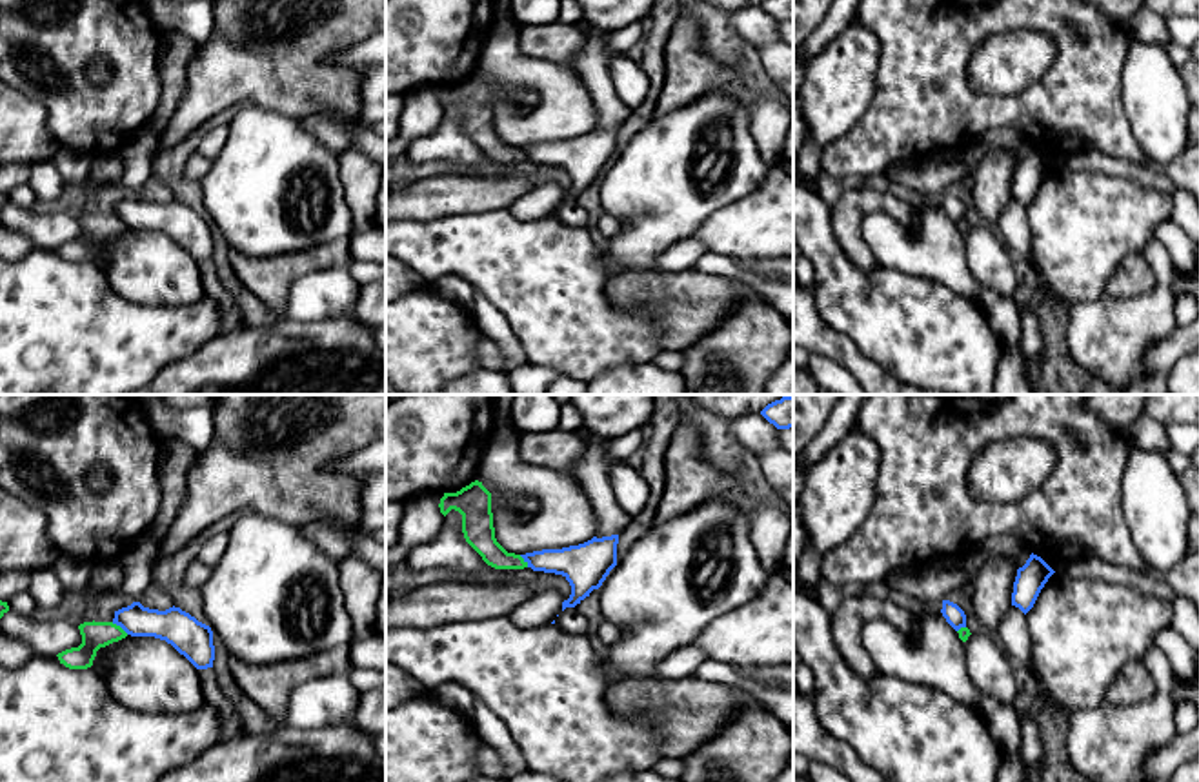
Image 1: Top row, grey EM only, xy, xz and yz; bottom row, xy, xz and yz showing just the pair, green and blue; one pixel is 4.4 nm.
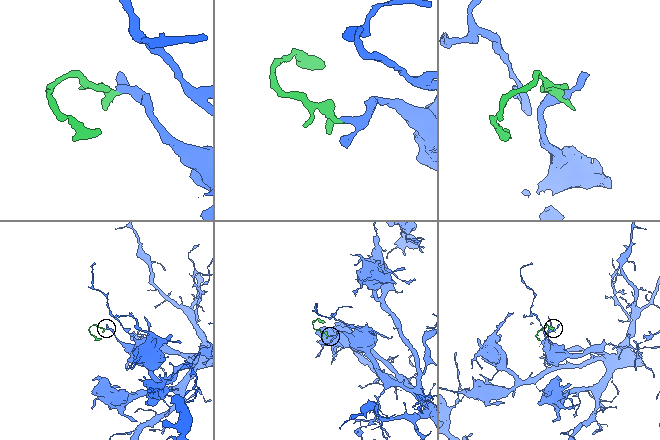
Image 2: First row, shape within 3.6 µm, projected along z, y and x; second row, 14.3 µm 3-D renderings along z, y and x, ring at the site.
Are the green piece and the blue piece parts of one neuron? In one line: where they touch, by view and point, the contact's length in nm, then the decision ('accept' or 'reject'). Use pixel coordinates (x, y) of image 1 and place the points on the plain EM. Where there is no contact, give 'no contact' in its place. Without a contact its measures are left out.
contact xy (119, 219); length 90 nm; reject

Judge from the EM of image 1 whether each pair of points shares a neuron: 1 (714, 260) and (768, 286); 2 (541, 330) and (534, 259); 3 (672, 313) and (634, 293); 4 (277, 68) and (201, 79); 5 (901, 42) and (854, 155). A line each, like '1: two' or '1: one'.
1: one
2: one
3: one
4: one
5: one

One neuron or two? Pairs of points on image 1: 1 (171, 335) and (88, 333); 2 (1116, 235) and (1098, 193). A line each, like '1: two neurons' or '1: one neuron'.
1: one neuron
2: one neuron

